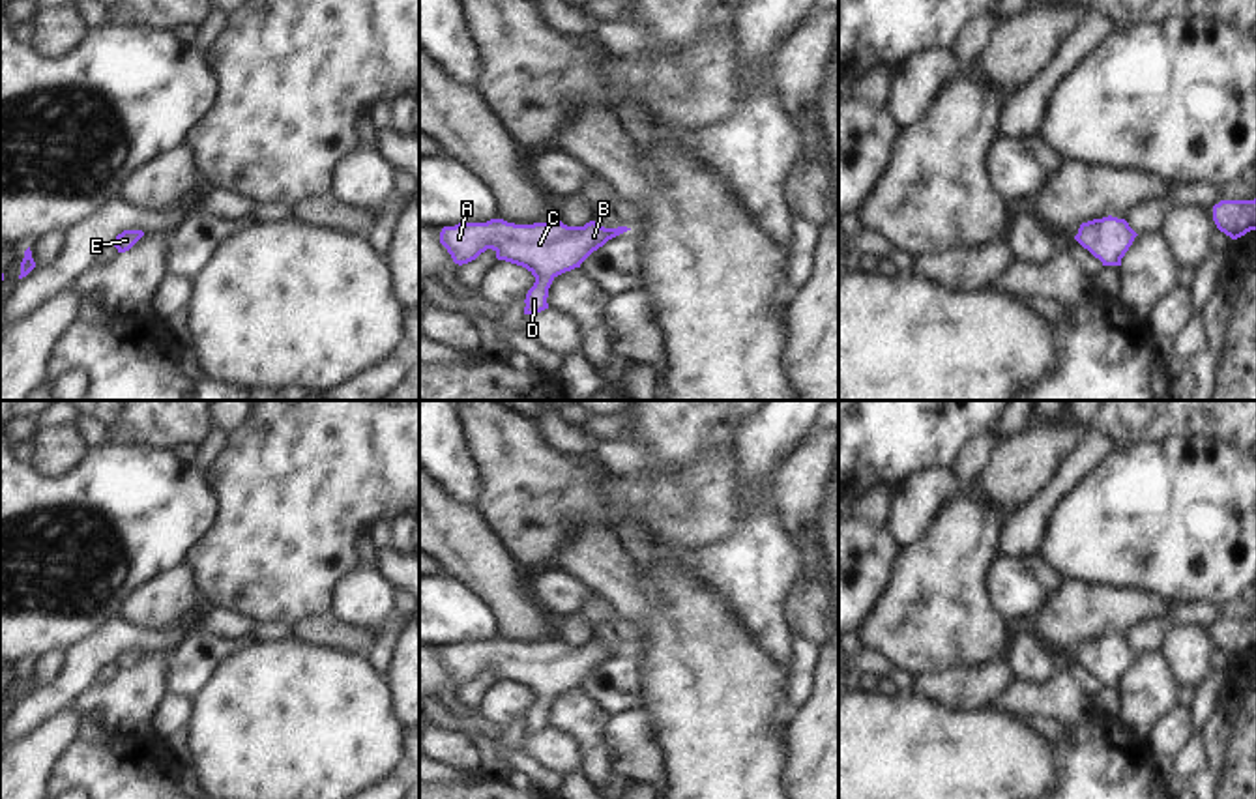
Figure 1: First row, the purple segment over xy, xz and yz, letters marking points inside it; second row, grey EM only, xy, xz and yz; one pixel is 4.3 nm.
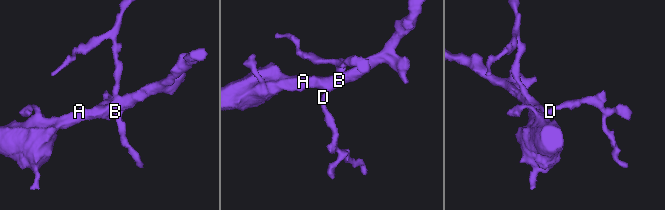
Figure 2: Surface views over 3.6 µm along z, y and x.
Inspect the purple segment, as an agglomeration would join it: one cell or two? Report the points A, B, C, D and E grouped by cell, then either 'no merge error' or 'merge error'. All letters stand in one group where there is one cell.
A B C D E | no merge error

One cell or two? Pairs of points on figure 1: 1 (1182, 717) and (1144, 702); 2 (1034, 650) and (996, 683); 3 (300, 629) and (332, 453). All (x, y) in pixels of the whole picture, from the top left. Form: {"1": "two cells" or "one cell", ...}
{"1": "two cells", "2": "two cells", "3": "two cells"}

